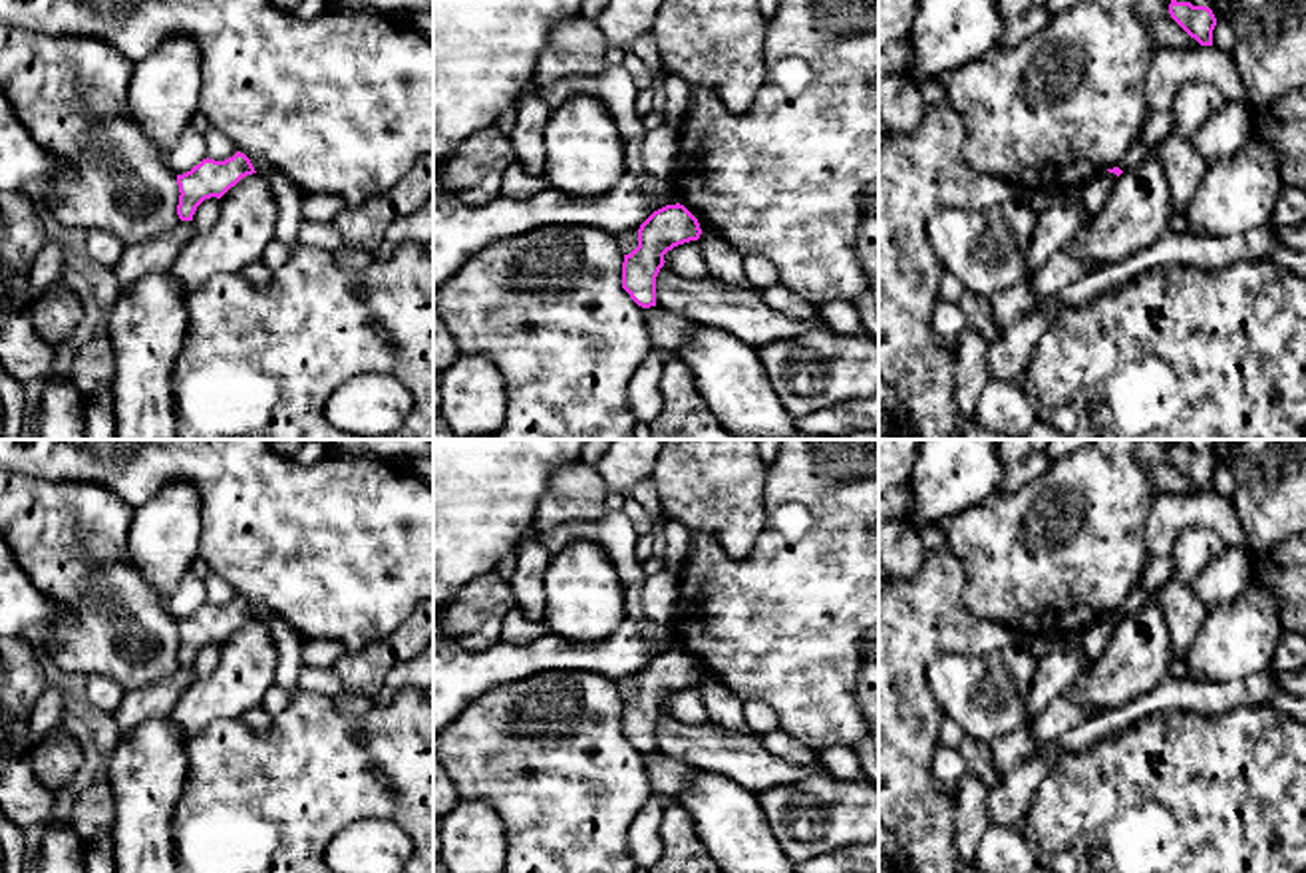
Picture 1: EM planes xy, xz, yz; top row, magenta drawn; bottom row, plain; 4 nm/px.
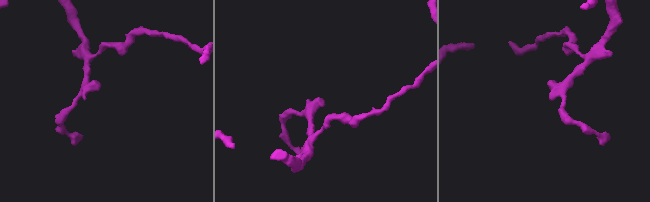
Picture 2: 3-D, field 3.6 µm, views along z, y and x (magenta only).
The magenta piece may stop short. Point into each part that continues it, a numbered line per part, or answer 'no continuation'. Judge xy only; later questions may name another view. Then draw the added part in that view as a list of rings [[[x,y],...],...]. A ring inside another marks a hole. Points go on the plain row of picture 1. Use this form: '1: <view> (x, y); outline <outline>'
no continuation

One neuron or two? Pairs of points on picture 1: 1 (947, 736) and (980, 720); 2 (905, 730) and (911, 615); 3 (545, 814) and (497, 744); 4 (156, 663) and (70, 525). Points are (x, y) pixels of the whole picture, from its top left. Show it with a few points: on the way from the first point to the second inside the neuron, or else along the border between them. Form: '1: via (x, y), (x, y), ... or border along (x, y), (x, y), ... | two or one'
1: border along (945, 714), (965, 732) | two
2: via (905, 702), (905, 643) | one
3: via (539, 796), (517, 774), (515, 762) | one
4: via (122, 629), (80, 559) | one

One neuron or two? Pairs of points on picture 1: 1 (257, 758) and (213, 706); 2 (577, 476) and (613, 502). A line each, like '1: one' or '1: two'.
1: two
2: two

